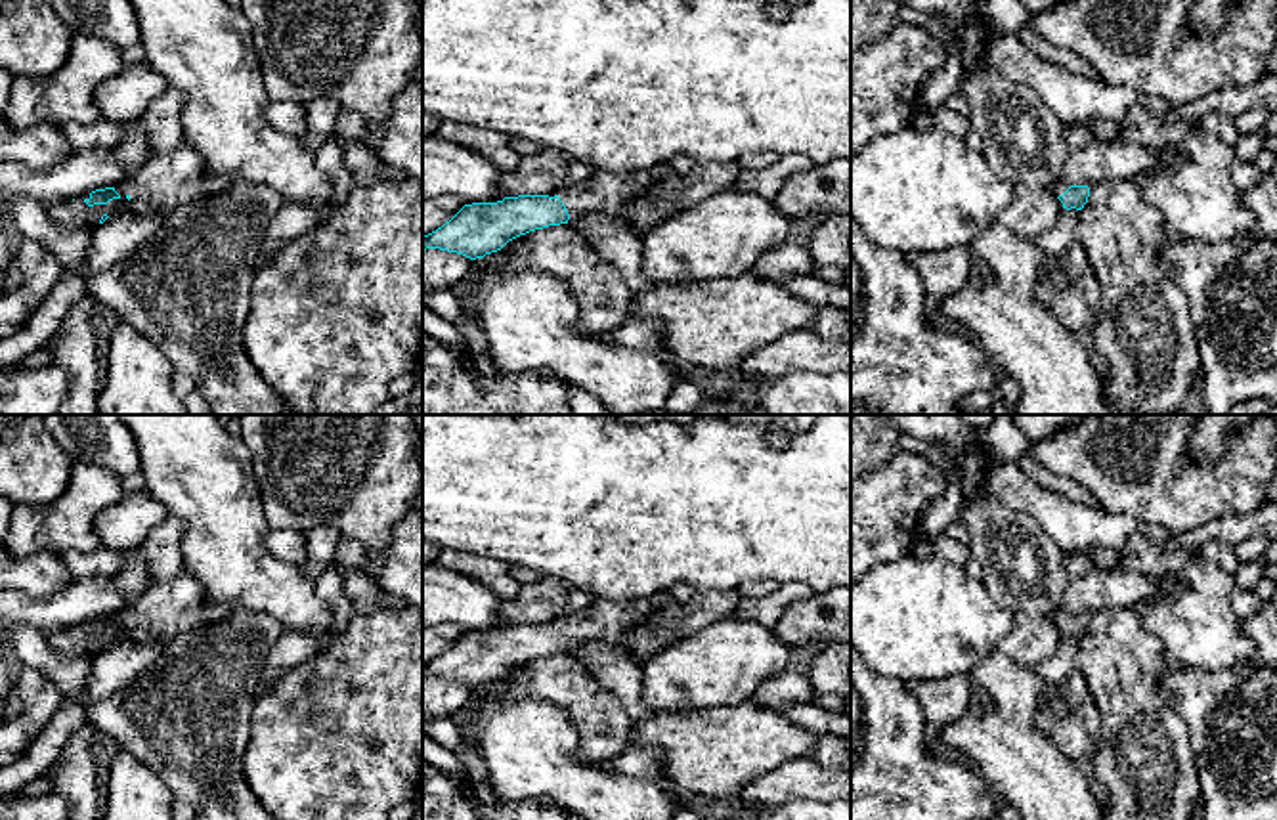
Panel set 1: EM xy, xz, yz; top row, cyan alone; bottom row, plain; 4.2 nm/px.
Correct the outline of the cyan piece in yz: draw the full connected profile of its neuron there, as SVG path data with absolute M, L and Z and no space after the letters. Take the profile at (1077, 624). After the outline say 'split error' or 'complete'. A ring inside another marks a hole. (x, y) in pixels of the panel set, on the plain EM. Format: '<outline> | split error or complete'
M1061 604L1051 612L1051 619L1059 627L1059 635L1067 638L1071 637L1082 638L1090 625L1088 614L1071 614Z | split error

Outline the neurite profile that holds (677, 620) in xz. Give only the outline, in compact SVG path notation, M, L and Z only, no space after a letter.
M738 589L696 591L688 602L671 602L648 617L623 631L614 644L625 652L627 658L644 665L652 656L667 646L705 629L713 621L730 615L742 594Z

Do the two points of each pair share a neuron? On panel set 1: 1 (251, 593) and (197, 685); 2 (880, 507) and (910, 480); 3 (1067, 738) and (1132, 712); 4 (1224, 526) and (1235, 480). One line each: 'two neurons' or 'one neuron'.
1: two neurons
2: one neuron
3: two neurons
4: two neurons

